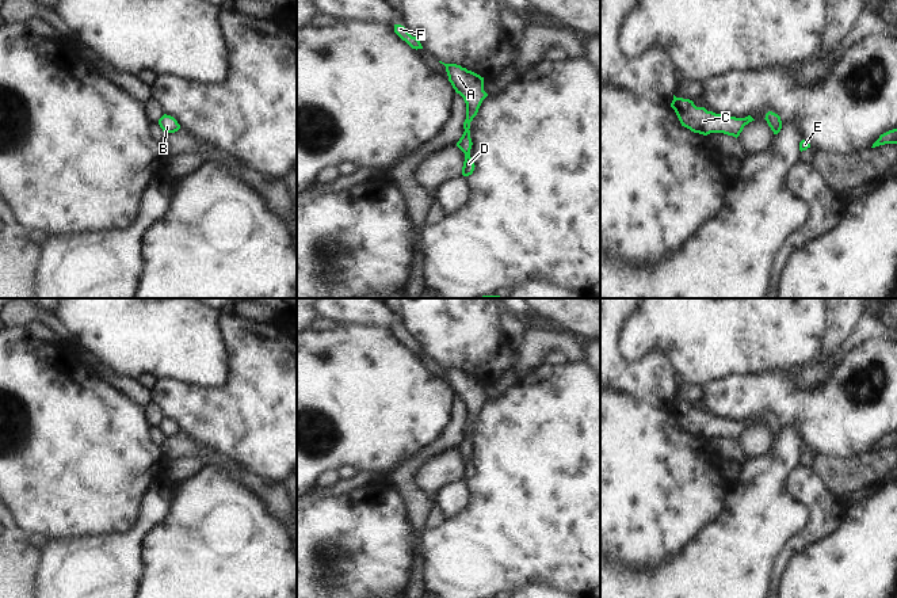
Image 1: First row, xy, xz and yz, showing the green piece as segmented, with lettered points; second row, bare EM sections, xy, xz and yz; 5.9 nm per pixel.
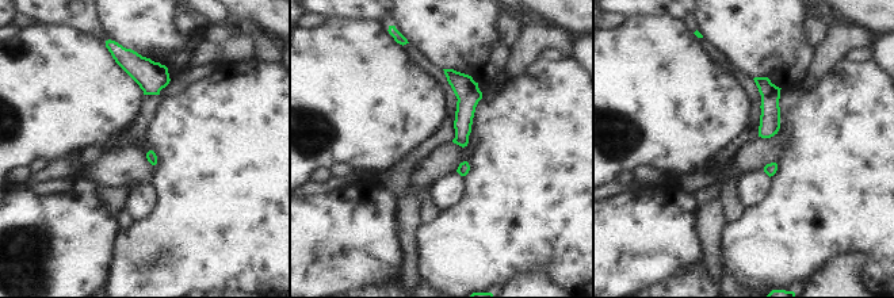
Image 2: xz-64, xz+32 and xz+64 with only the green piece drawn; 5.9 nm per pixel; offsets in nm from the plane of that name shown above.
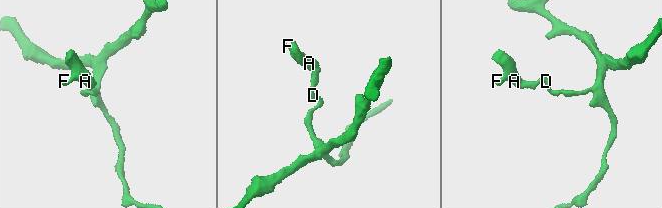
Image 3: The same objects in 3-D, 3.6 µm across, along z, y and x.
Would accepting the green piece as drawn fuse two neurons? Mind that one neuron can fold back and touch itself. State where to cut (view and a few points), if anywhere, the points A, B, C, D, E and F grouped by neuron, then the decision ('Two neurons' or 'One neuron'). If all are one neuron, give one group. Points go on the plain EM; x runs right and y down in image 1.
No split. Groups: A B C D E F. One neuron.

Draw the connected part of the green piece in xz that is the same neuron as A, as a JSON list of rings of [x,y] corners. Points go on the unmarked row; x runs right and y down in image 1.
[[[442,365],[439,366],[446,370],[448,385],[451,386],[455,396],[459,397],[466,407],[466,423],[463,426],[465,435],[457,446],[457,450],[465,457],[462,479],[469,480],[473,477],[476,471],[470,461],[473,446],[469,433],[470,426],[477,419],[482,404],[488,400],[488,397],[484,395],[484,381],[472,374],[467,374],[466,372],[462,372],[461,369],[444,367]]]

